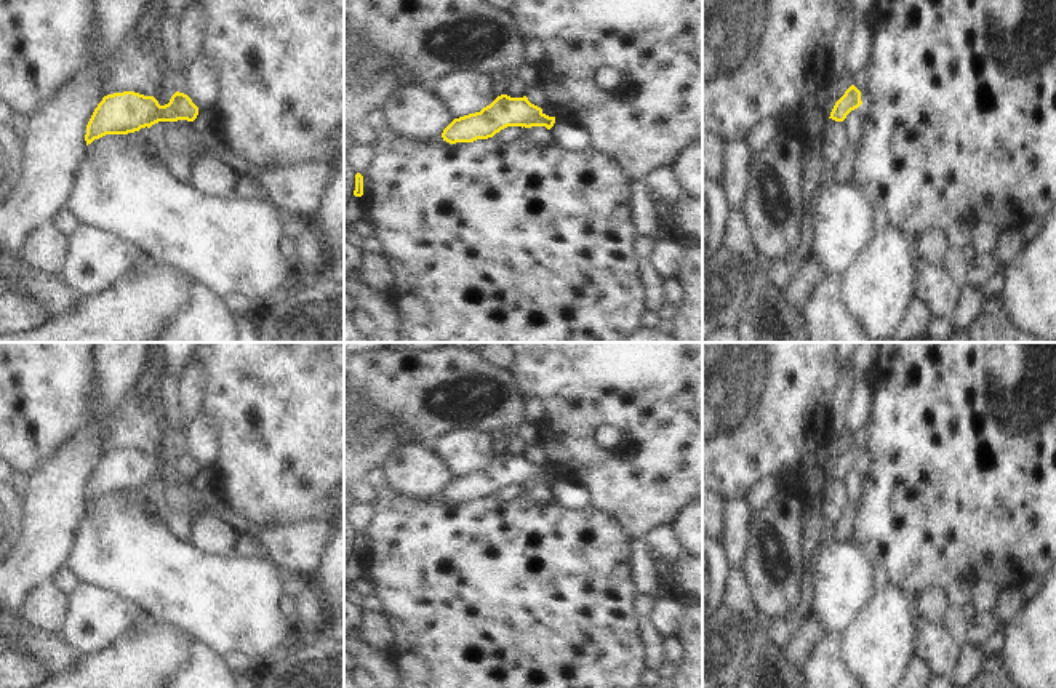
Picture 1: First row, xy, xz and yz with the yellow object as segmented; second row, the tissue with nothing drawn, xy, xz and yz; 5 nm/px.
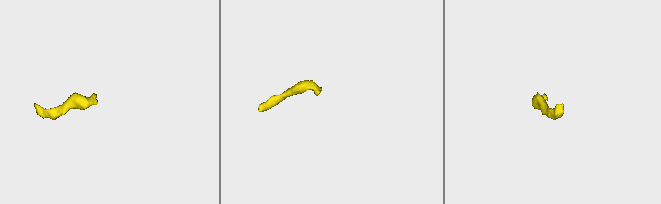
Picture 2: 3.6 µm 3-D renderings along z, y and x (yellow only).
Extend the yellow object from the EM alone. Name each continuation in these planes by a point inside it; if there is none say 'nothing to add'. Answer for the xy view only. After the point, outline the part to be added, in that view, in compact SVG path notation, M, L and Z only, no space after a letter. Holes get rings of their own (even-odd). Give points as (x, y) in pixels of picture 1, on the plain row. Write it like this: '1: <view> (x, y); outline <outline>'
nothing to add

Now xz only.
nothing to add

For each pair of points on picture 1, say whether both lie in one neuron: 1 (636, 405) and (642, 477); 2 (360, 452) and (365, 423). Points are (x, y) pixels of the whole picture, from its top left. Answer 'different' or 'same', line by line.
1: same
2: same

